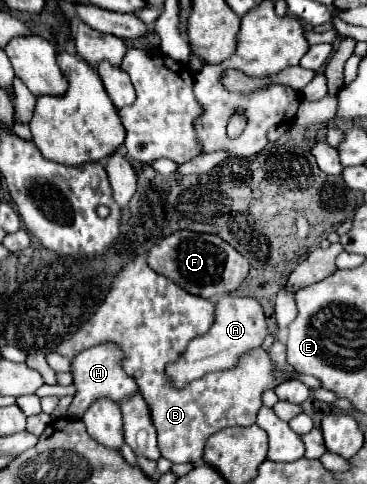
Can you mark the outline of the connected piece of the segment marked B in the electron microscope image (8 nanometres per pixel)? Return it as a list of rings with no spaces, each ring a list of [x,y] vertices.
[[[134,256],[118,270],[94,316],[80,326],[72,338],[58,344],[54,352],[74,360],[74,354],[86,348],[106,342],[116,344],[122,350],[122,368],[136,380],[138,390],[150,408],[162,456],[172,464],[200,464],[208,436],[228,426],[254,424],[262,406],[262,390],[278,384],[272,376],[272,362],[262,348],[242,354],[234,368],[208,372],[184,388],[176,388],[174,382],[170,382],[172,378],[166,374],[166,366],[186,352],[190,340],[204,336],[210,330],[214,316],[214,300],[188,294],[166,276],[150,270],[142,256]]]

